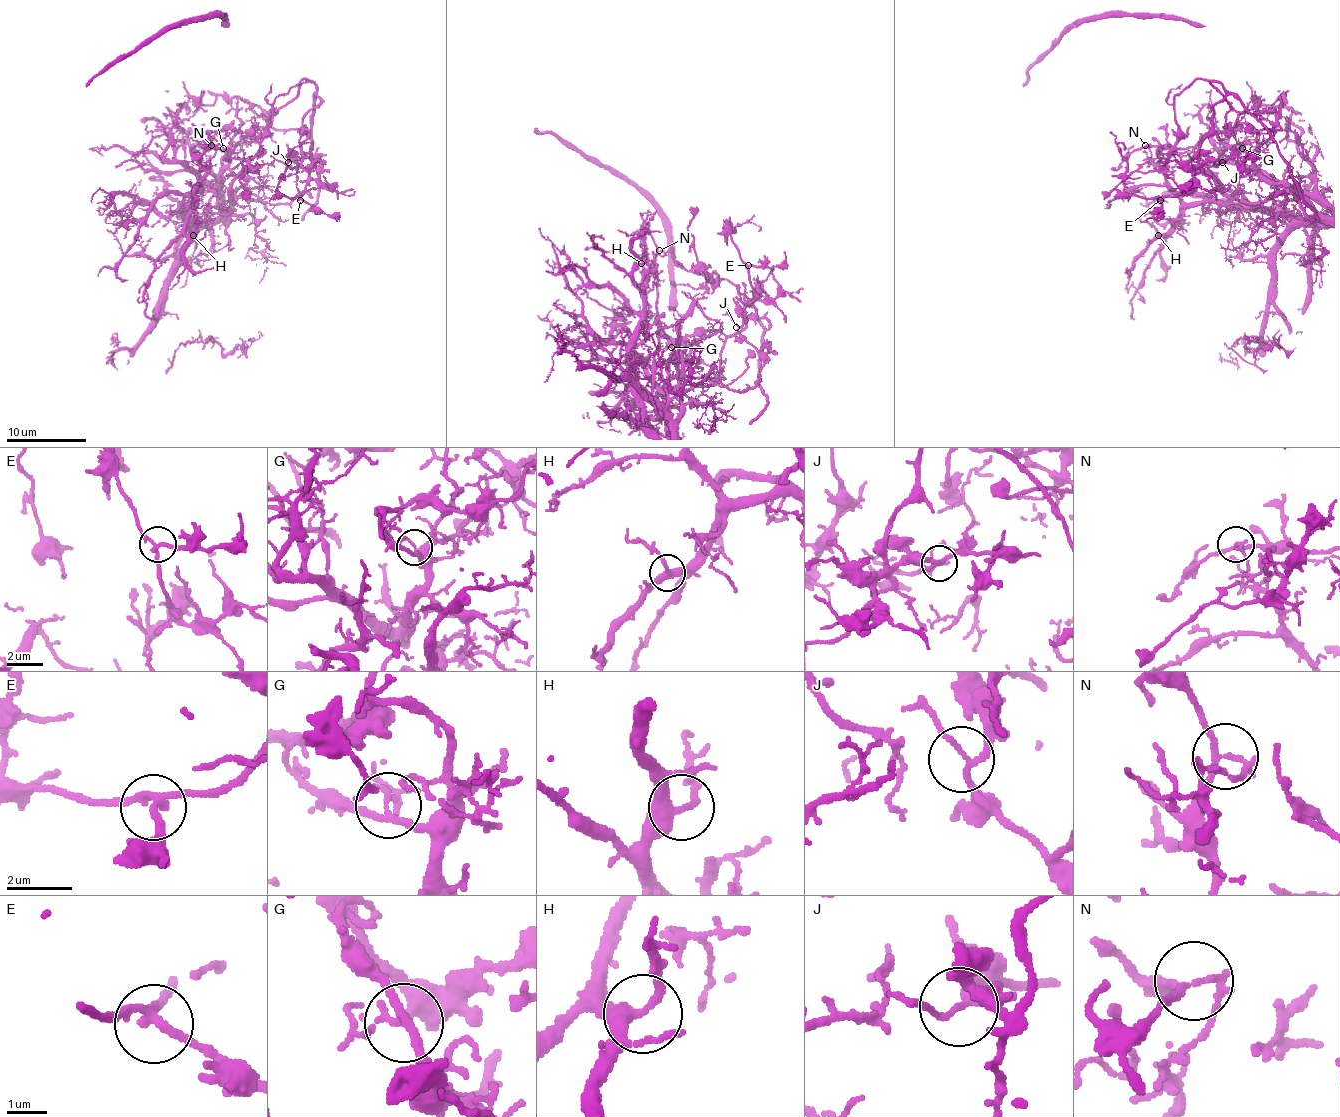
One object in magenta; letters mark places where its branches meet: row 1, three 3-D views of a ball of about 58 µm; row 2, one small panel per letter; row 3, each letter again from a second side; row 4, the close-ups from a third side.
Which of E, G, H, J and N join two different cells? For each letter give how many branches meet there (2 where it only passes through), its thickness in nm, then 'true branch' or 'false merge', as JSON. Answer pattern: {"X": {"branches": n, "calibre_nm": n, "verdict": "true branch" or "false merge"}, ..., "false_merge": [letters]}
{"E": {"branches": 3, "calibre_nm": 220, "verdict": "true branch"}, "G": {"branches": 3, "calibre_nm": 170, "verdict": "true branch"}, "H": {"branches": 3, "calibre_nm": 300, "verdict": "true branch"}, "J": {"branches": 3, "calibre_nm": 160, "verdict": "true branch"}, "N": {"branches": 3, "calibre_nm": 160, "verdict": "false merge"}, "false_merge": ["N"]}

